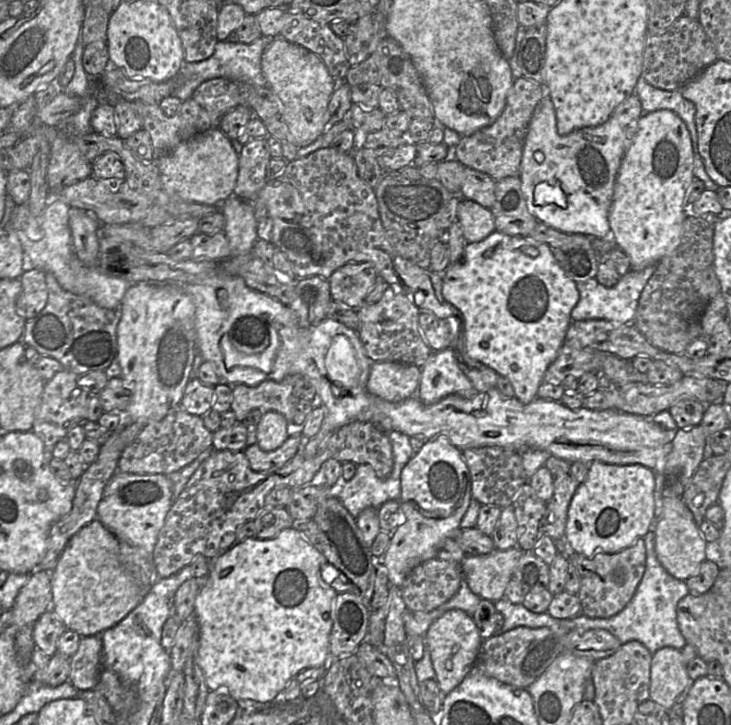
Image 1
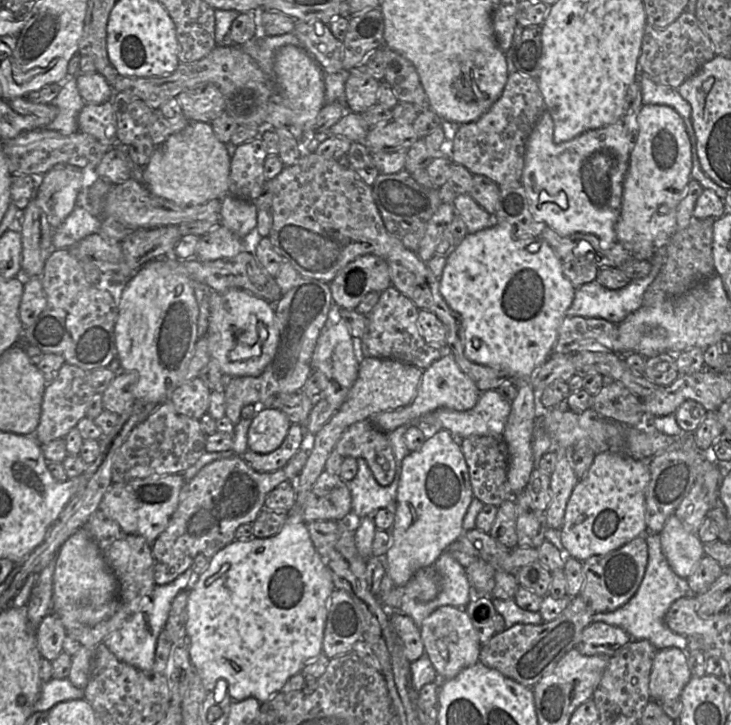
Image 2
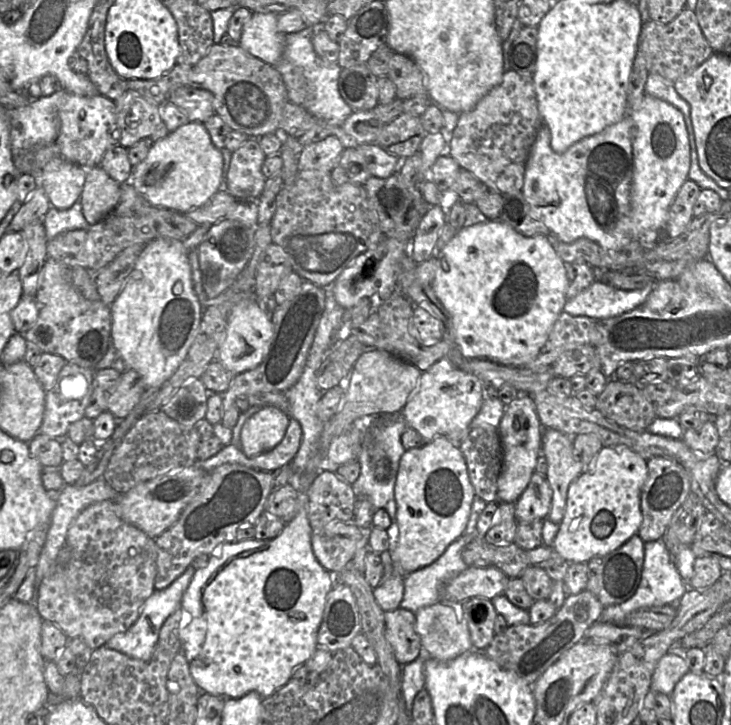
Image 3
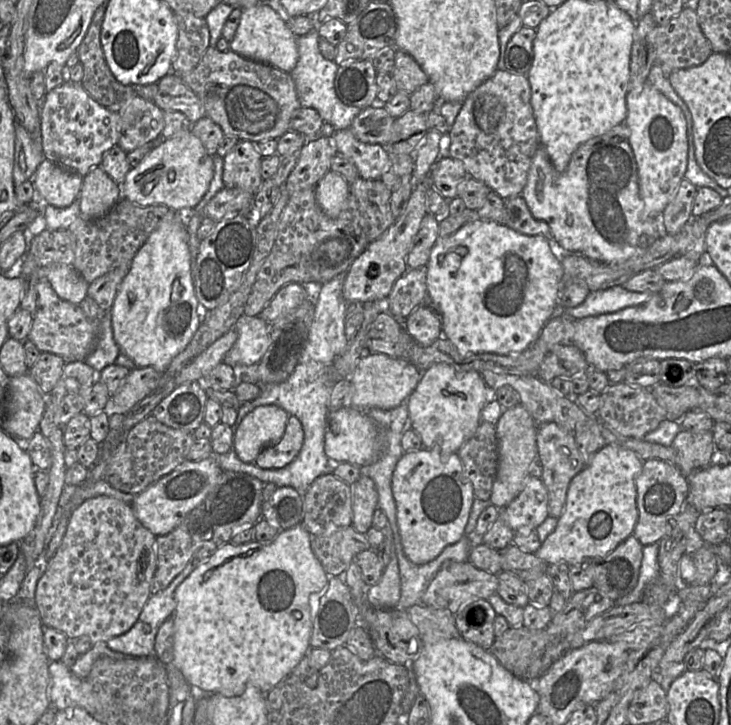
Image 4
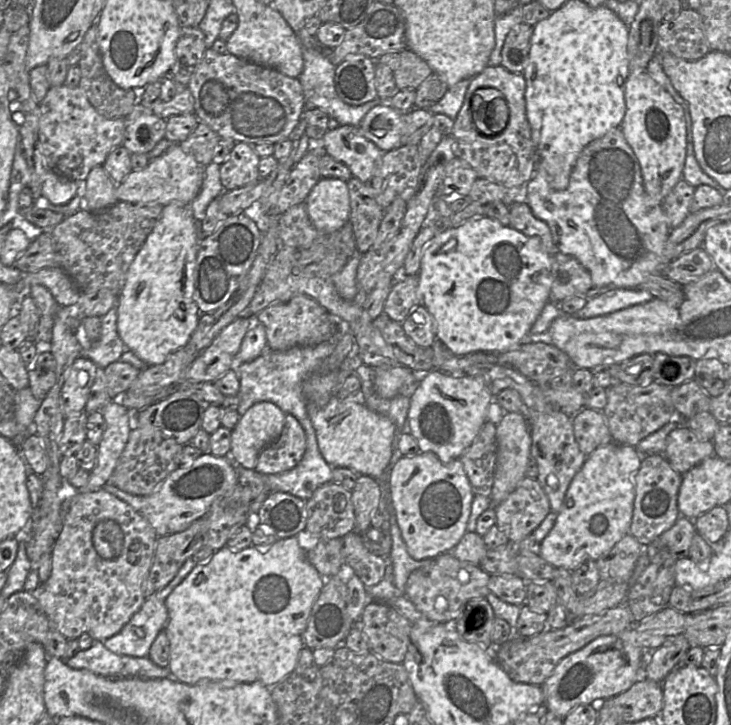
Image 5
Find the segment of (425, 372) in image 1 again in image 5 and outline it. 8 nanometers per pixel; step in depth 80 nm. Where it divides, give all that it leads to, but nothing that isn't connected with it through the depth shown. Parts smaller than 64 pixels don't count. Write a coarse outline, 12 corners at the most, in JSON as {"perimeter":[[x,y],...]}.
{"perimeter":[[433,369],[410,391],[420,452],[459,459],[495,396],[481,376]]}

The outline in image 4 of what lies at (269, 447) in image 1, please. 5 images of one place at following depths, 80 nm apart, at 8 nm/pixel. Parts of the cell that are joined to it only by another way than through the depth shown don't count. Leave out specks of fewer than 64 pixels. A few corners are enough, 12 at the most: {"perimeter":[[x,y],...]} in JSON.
{"perimeter":[[261,405],[237,426],[232,449],[245,463],[277,444],[289,414]]}

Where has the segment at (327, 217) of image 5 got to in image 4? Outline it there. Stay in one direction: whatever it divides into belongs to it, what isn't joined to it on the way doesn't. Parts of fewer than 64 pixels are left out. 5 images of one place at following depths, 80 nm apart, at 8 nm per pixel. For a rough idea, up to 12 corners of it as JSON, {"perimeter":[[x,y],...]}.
{"perimeter":[[335,171],[315,186],[321,210],[336,218],[345,208],[350,184]]}

